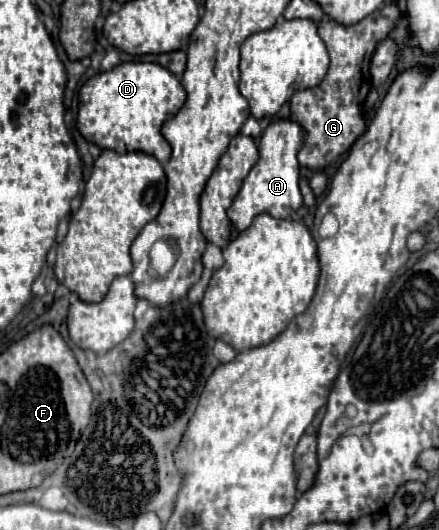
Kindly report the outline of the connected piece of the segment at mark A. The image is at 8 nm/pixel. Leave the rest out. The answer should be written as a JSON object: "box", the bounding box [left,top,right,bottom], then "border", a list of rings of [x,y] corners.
{"box":[227,118,305,232],"border":[[[281,118],[281,120],[271,122],[265,128],[263,138],[259,142],[259,160],[251,168],[247,178],[243,180],[241,190],[227,212],[231,224],[235,226],[237,232],[245,230],[251,224],[251,220],[261,212],[265,212],[273,218],[289,218],[293,212],[297,212],[301,208],[303,198],[299,192],[297,154],[299,154],[303,144],[305,144],[305,130],[297,122]]]}

